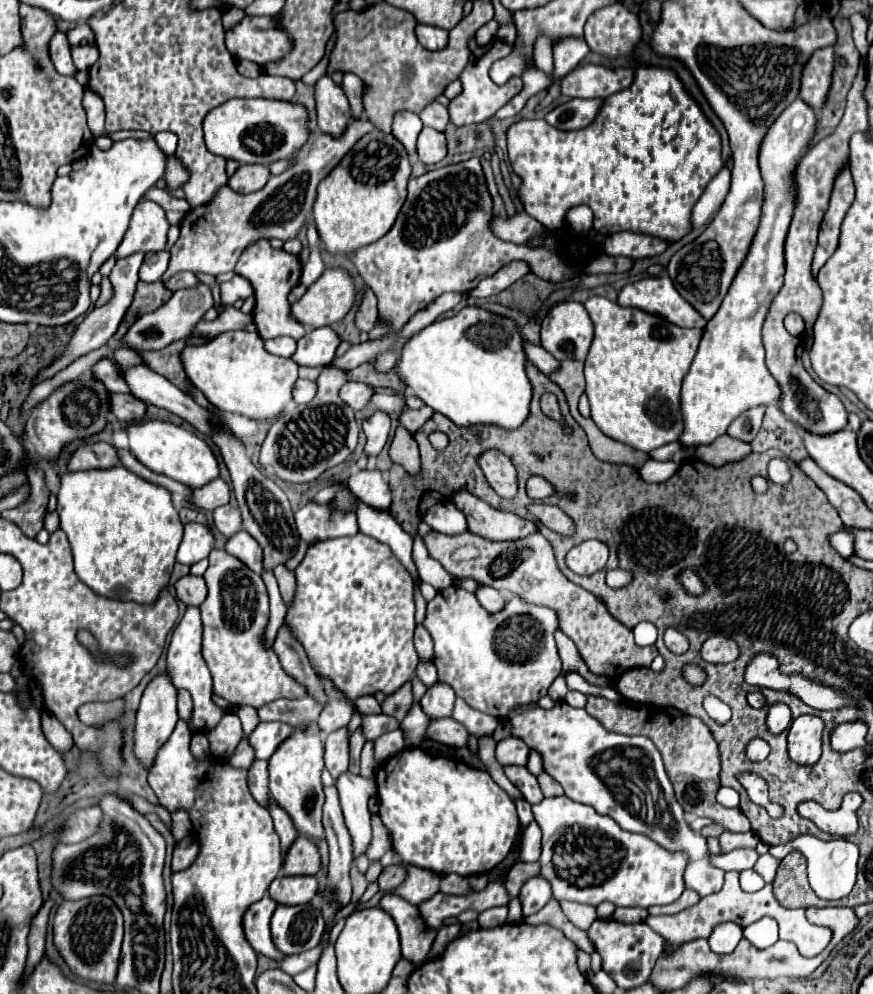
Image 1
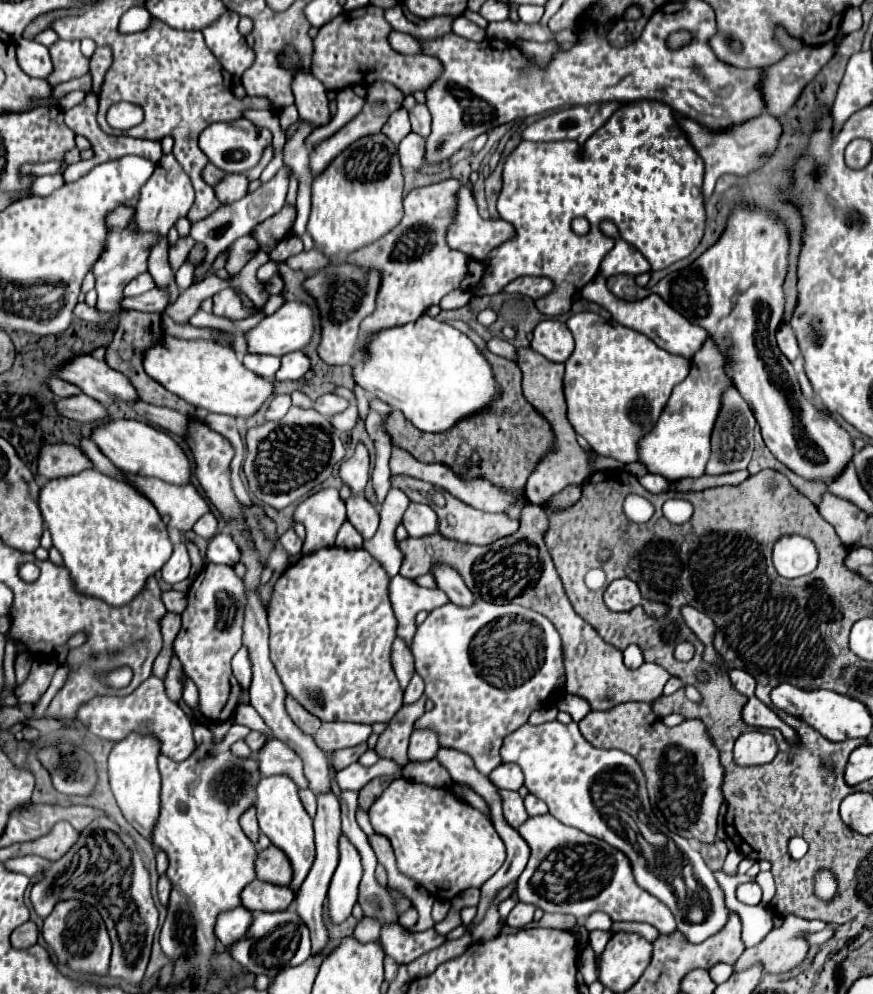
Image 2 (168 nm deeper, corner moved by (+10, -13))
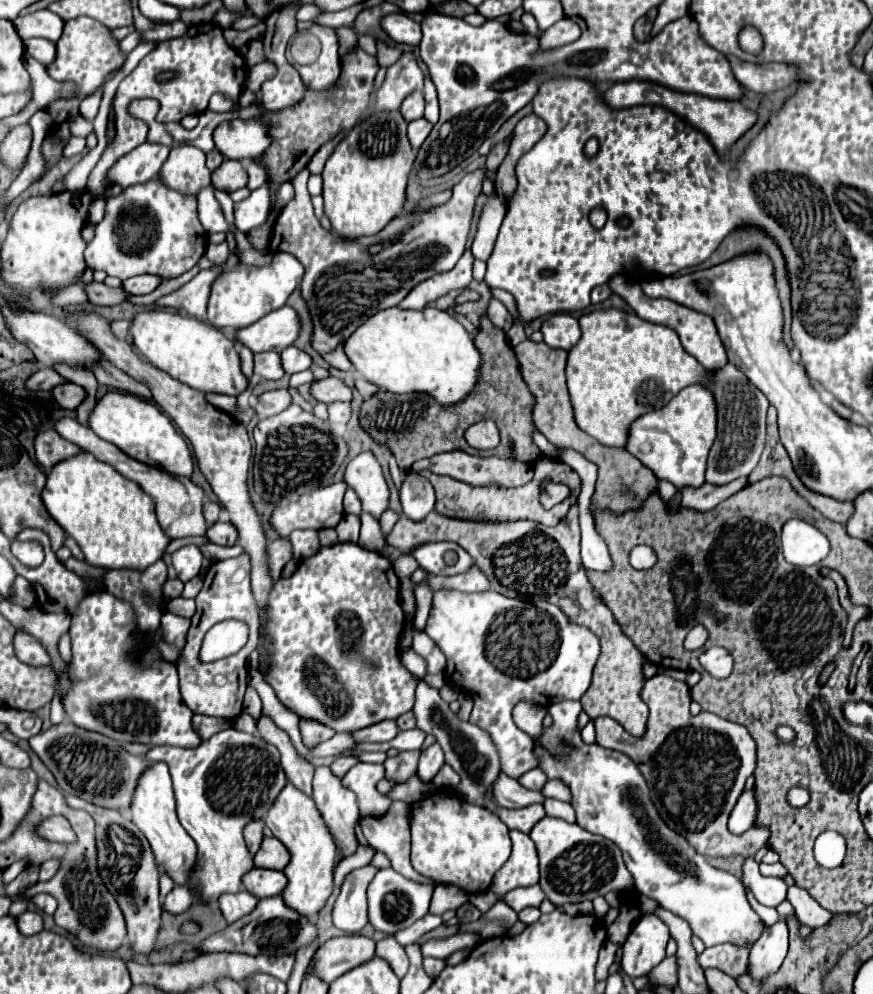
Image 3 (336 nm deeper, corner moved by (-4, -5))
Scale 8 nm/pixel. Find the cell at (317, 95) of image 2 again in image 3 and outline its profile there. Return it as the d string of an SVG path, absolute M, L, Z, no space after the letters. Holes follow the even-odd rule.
M312 26L312 34L316 34L322 42L322 54L314 64L300 66L290 60L290 64L300 72L304 86L310 86L312 90L326 92L330 90L338 76L340 76L340 58L338 58L338 42L336 42L336 32L326 26Z

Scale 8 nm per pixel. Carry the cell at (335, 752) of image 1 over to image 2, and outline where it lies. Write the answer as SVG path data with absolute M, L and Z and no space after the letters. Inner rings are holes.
M332 792L318 796L318 810L316 810L316 816L314 816L314 832L316 832L316 860L314 860L314 866L312 866L310 874L306 876L304 884L298 890L296 912L306 922L306 926L310 928L312 952L316 954L328 942L328 934L326 934L326 926L324 926L324 900L326 900L326 892L328 892L332 874L334 874L334 870L338 866L338 860L340 860L340 850L338 850L338 838L340 838L340 802L338 802L338 798Z

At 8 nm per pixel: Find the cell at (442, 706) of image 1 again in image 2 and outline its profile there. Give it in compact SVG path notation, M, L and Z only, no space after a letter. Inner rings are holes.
M416 730L410 736L408 758L410 762L426 762L436 758L438 748L438 736L432 730Z

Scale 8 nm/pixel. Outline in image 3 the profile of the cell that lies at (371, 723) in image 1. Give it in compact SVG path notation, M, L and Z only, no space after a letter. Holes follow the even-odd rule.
M340 756L340 758L336 758L336 760L332 762L330 768L332 768L332 772L336 772L336 776L342 778L342 776L344 776L354 764L358 764L358 762L360 762L360 760L358 760L356 756Z

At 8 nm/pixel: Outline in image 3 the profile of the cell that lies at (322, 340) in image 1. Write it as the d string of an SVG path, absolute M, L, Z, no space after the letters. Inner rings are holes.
M290 346L288 350L284 350L280 354L280 358L282 358L282 366L288 374L296 374L296 372L308 370L312 366L312 358L304 350L298 350L296 346Z

